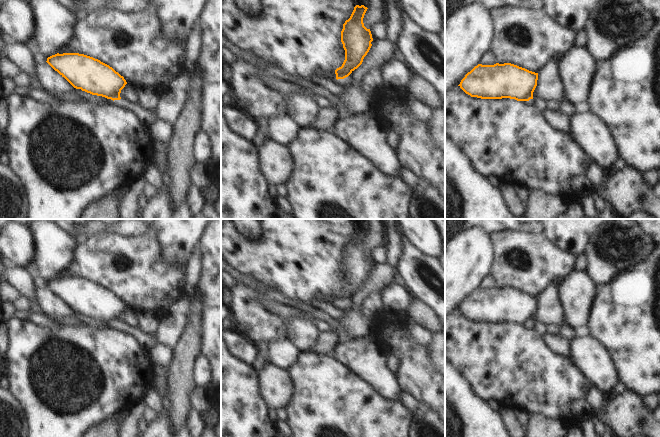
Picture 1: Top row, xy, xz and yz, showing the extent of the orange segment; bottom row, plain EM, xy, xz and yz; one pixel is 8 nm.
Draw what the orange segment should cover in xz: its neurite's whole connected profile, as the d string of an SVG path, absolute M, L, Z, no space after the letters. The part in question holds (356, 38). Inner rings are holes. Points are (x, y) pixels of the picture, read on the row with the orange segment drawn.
M356 5L350 18L343 24L341 42L345 50L345 60L342 66L335 70L337 80L348 77L357 69L372 46L371 31L363 23L367 9L364 5Z

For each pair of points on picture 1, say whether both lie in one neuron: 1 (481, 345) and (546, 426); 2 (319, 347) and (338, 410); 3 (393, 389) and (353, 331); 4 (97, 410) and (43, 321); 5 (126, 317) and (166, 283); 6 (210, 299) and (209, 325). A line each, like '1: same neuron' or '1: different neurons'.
1: different neurons
2: different neurons
3: different neurons
4: different neurons
5: different neurons
6: different neurons

